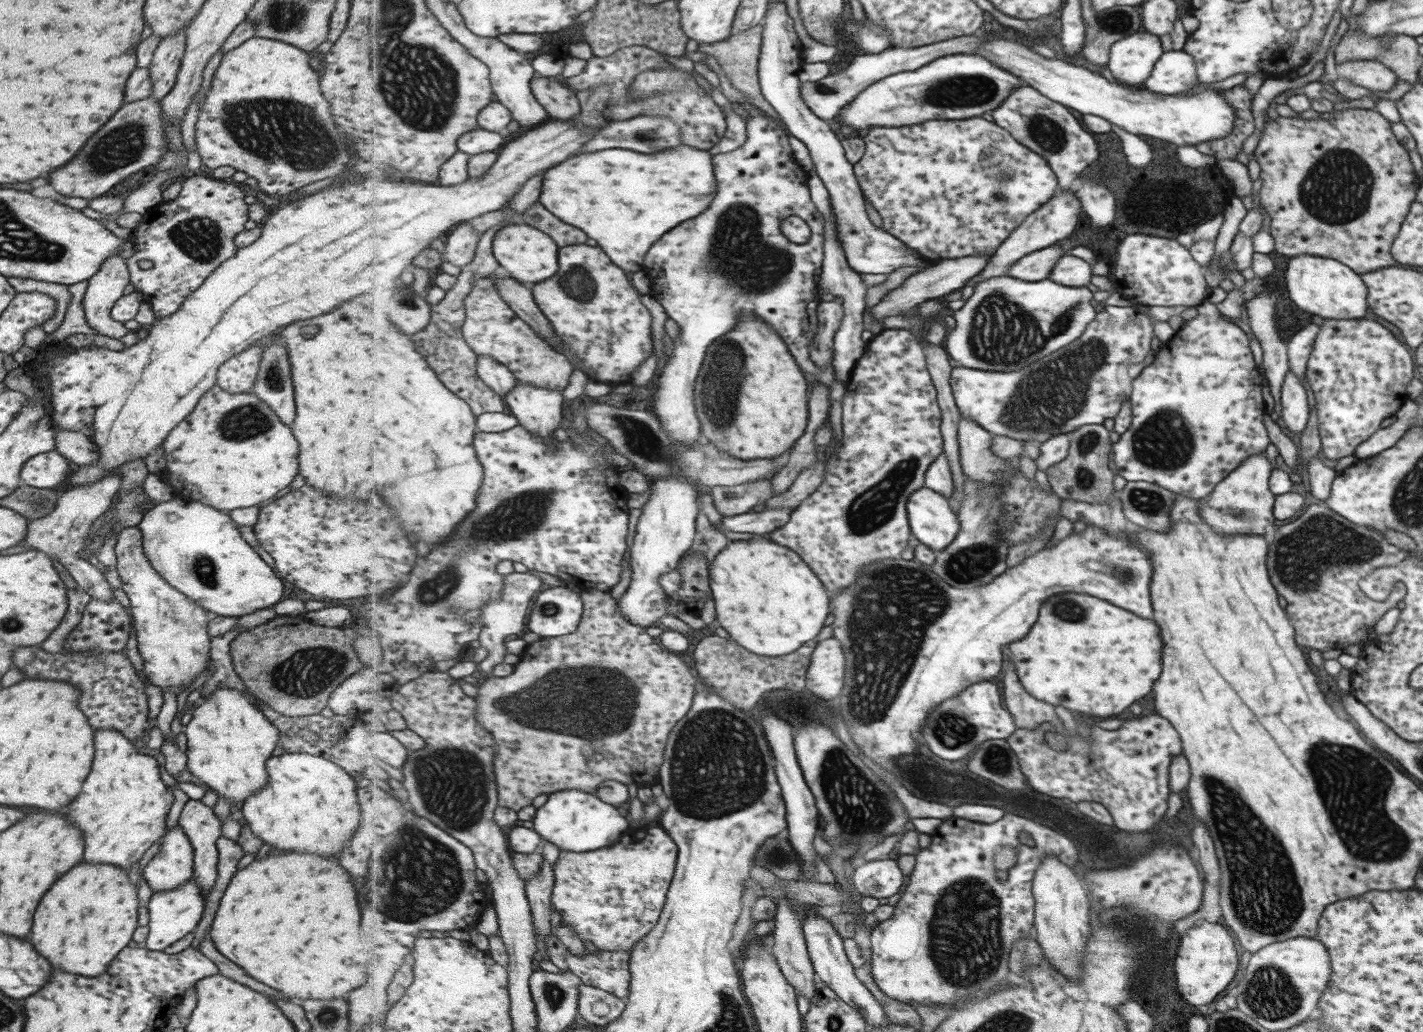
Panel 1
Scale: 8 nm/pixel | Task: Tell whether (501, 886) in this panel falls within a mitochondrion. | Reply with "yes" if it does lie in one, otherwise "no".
no

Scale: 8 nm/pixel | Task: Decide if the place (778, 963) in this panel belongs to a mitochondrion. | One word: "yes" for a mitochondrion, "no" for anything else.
no

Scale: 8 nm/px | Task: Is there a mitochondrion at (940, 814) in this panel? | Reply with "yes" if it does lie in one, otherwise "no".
no

